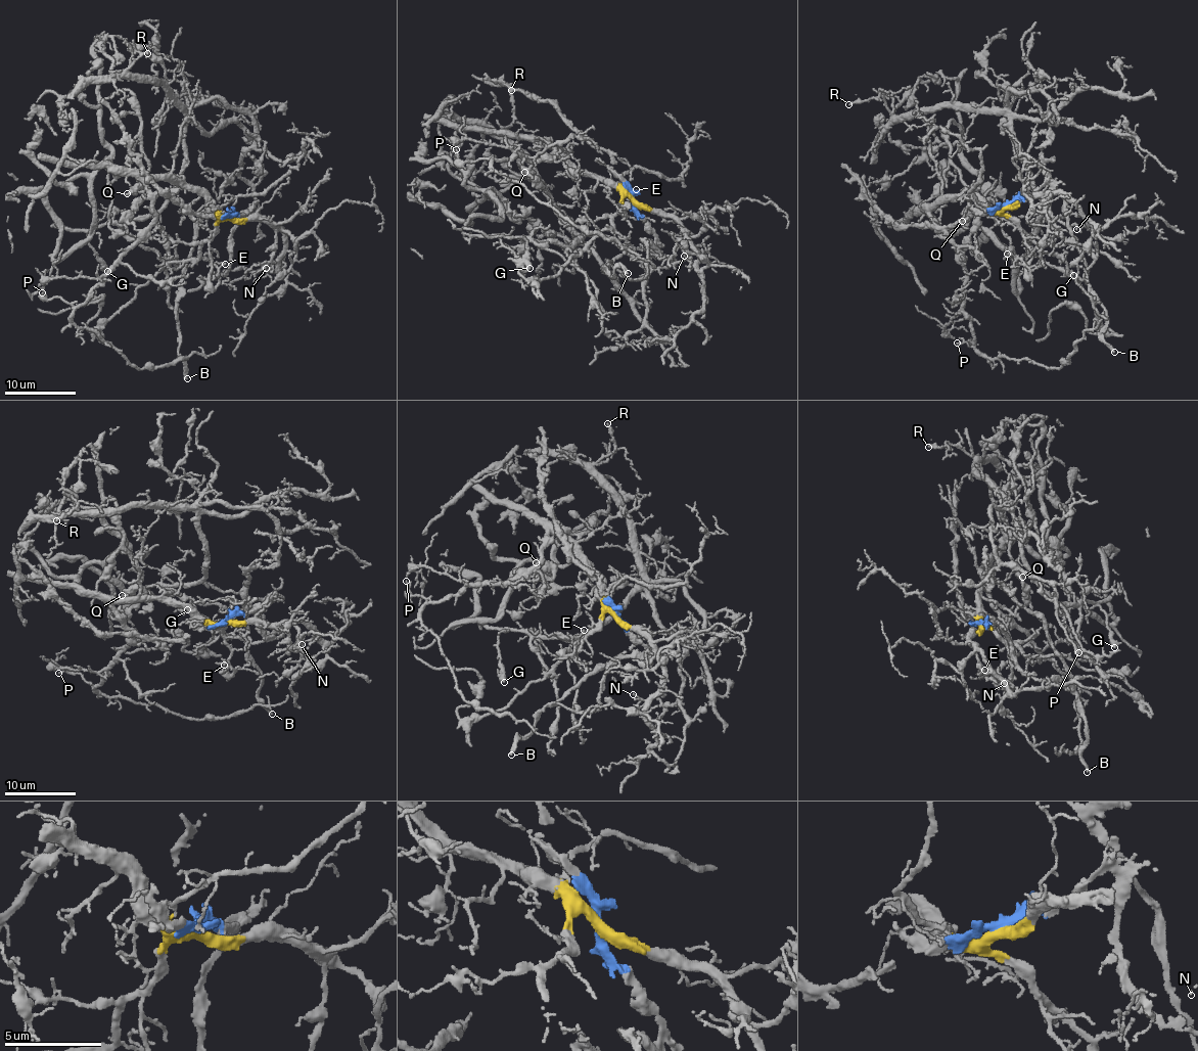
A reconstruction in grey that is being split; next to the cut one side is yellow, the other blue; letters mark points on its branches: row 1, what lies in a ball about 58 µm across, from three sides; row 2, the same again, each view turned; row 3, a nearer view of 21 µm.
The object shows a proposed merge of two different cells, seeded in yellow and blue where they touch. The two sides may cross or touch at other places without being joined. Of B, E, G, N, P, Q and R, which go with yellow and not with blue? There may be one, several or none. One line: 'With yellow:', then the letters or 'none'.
With yellow: E, G, N, P, Q, R

